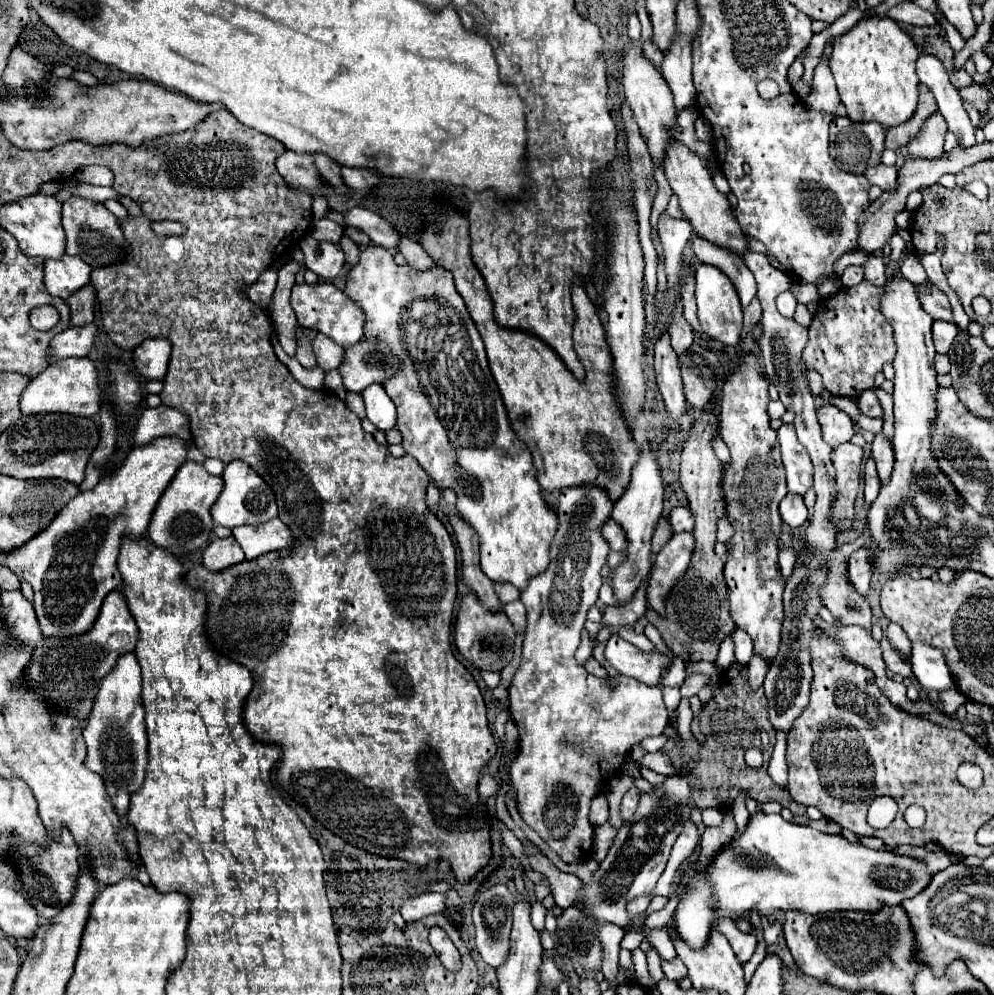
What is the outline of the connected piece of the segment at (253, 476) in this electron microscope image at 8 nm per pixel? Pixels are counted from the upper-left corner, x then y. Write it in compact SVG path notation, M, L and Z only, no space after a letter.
M239 459L227 463L227 467L223 471L223 481L225 481L225 487L223 487L219 499L215 501L215 505L211 507L211 517L213 517L215 525L233 529L239 525L259 525L259 523L265 523L273 517L277 517L275 495L251 465L247 465L245 461L239 461Z

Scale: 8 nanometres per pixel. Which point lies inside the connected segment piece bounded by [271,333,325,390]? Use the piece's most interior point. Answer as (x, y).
(314, 378)

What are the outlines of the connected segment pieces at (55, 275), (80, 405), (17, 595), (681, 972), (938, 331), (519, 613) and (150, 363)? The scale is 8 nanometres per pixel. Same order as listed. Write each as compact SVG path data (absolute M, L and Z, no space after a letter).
M63 255L61 259L45 261L45 287L51 295L67 299L73 291L91 283L93 267L81 257Z
M89 357L81 359L59 359L51 363L45 371L41 371L27 389L21 395L21 413L33 415L33 413L69 413L69 415L81 415L81 417L93 417L99 413L103 401L103 387L99 385L99 373L95 363Z
M21 589L3 593L3 611L5 623L9 623L9 631L13 631L13 635L17 635L21 643L29 643L31 647L35 647L37 641L43 639L33 605L23 597Z
M675 957L673 961L663 961L661 963L663 965L663 971L665 971L665 977L667 979L683 979L685 975L687 975L687 967L685 967L685 963L681 963L681 959L679 957Z
M935 321L933 323L933 343L937 353L947 353L957 337L959 329L953 323L945 323L945 321Z
M511 601L503 607L505 615L515 623L515 629L521 633L525 629L525 607L521 601Z
M147 339L133 351L133 363L145 379L161 381L167 373L171 347L167 339Z

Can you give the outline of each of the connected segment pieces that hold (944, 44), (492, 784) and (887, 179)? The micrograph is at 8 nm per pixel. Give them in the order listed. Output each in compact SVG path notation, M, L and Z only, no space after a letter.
M929 37L929 51L933 51L935 55L941 55L943 63L945 63L945 69L955 73L955 63L953 63L953 57L955 57L955 51L951 49L949 41L945 37Z
M485 777L485 779L479 779L479 795L481 797L495 797L499 791L499 783L493 779L493 777Z
M875 165L865 169L865 177L869 179L871 185L881 187L883 191L893 191L897 185L897 169L893 165Z

